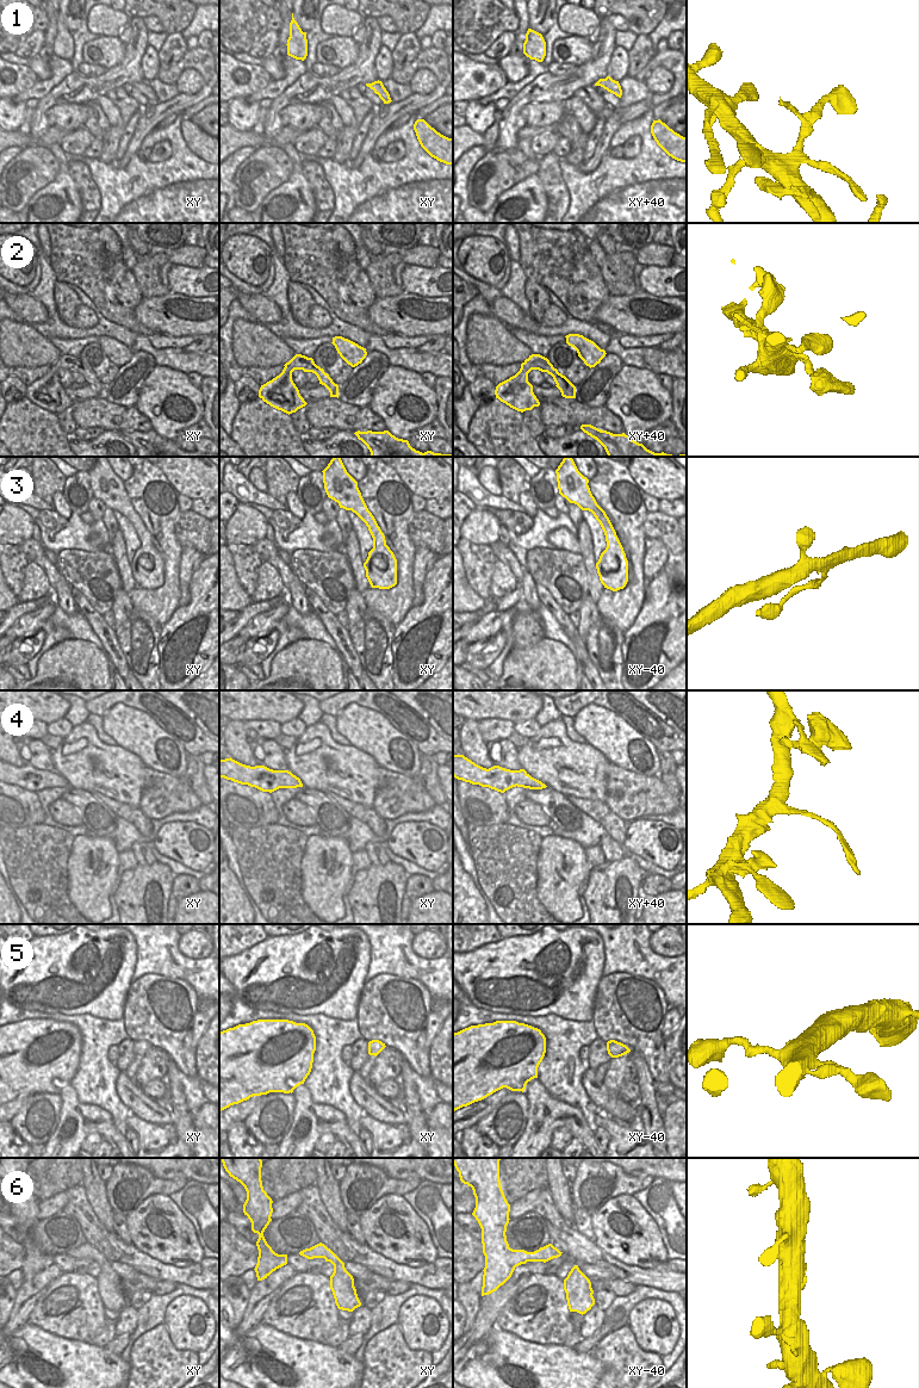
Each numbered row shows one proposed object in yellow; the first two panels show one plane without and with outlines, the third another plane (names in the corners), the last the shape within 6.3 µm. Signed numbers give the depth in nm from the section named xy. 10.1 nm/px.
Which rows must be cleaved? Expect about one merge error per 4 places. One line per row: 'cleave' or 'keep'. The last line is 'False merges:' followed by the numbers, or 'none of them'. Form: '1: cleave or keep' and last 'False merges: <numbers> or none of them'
1: keep
2: keep
3: keep
4: cleave
5: keep
6: keep
False merges: 4

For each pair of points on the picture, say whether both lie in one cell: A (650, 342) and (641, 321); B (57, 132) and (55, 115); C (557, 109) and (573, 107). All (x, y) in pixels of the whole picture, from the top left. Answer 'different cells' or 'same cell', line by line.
A: different cells
B: different cells
C: different cells

